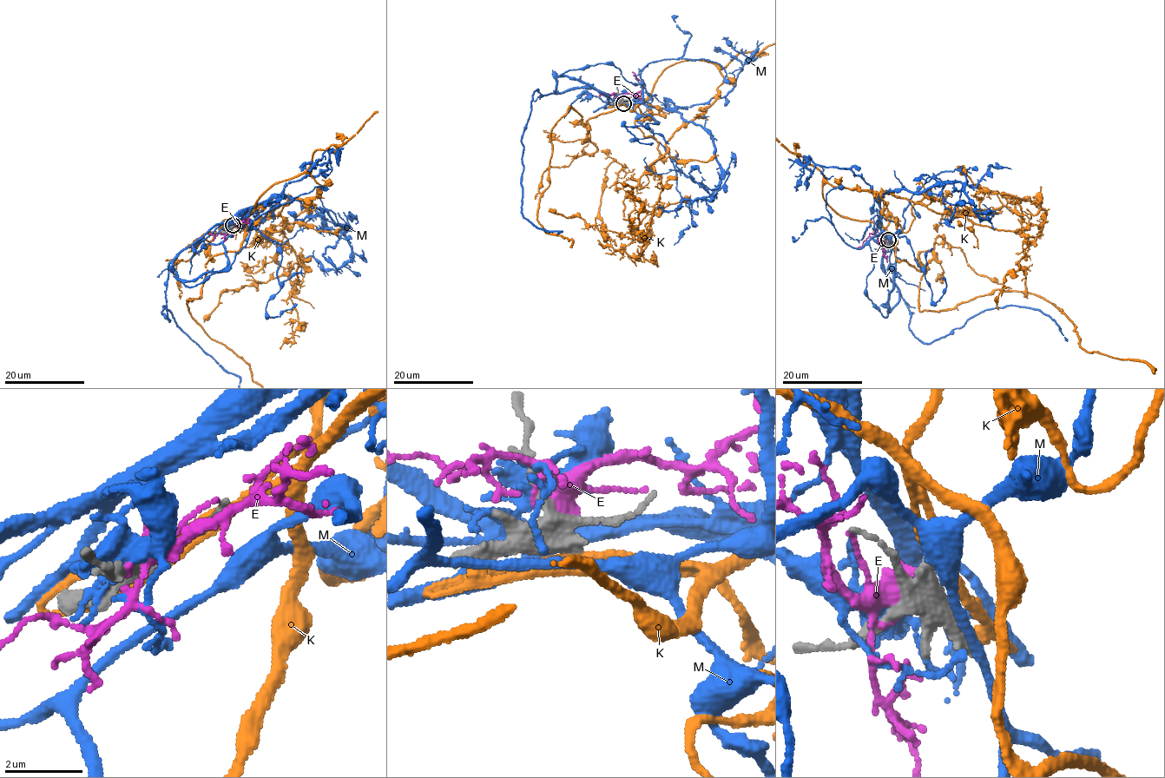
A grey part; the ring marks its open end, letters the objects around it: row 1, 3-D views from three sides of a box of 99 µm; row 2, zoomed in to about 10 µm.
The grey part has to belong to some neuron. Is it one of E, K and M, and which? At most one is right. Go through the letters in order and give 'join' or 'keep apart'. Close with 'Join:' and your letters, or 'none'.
E: keep apart
K: join
M: keep apart
Join: K

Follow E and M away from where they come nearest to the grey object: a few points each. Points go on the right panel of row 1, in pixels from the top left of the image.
E: (885, 243), (880, 242), (877, 236), (870, 234), (858, 247)
M: (888, 246), (885, 272), (924, 343), (1018, 306), (1038, 309), (1066, 339)

